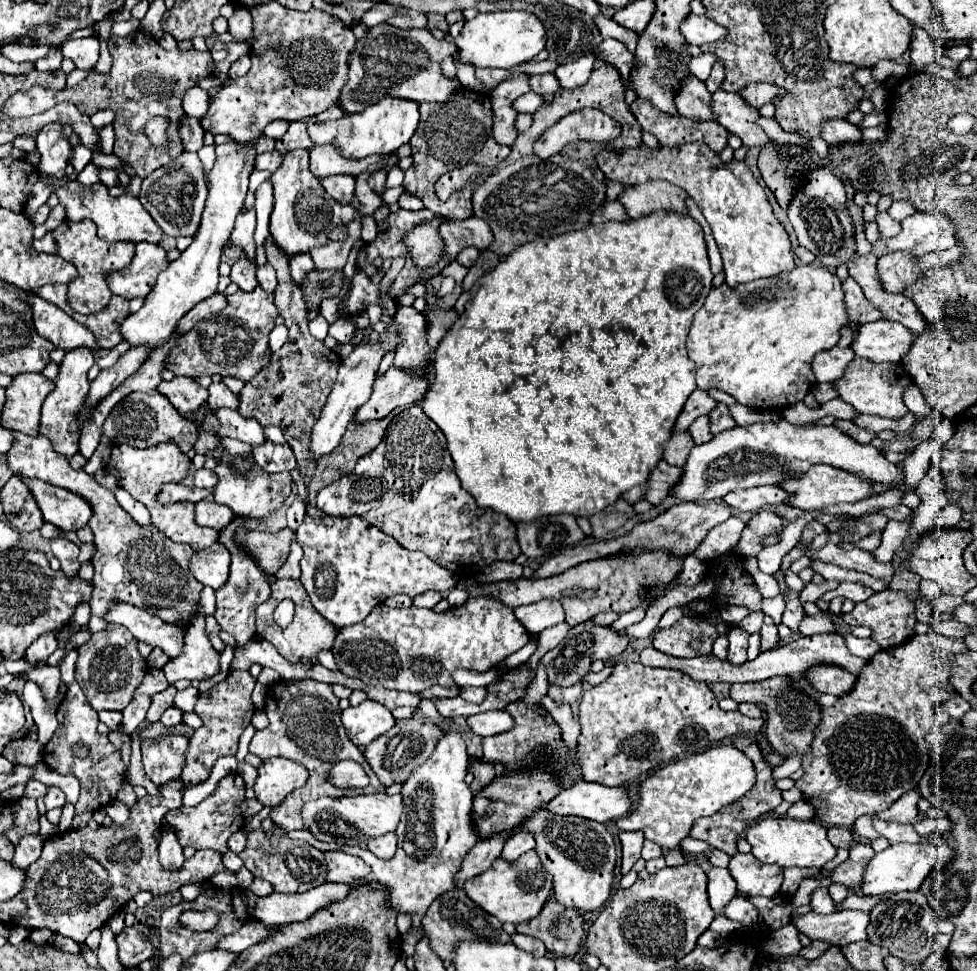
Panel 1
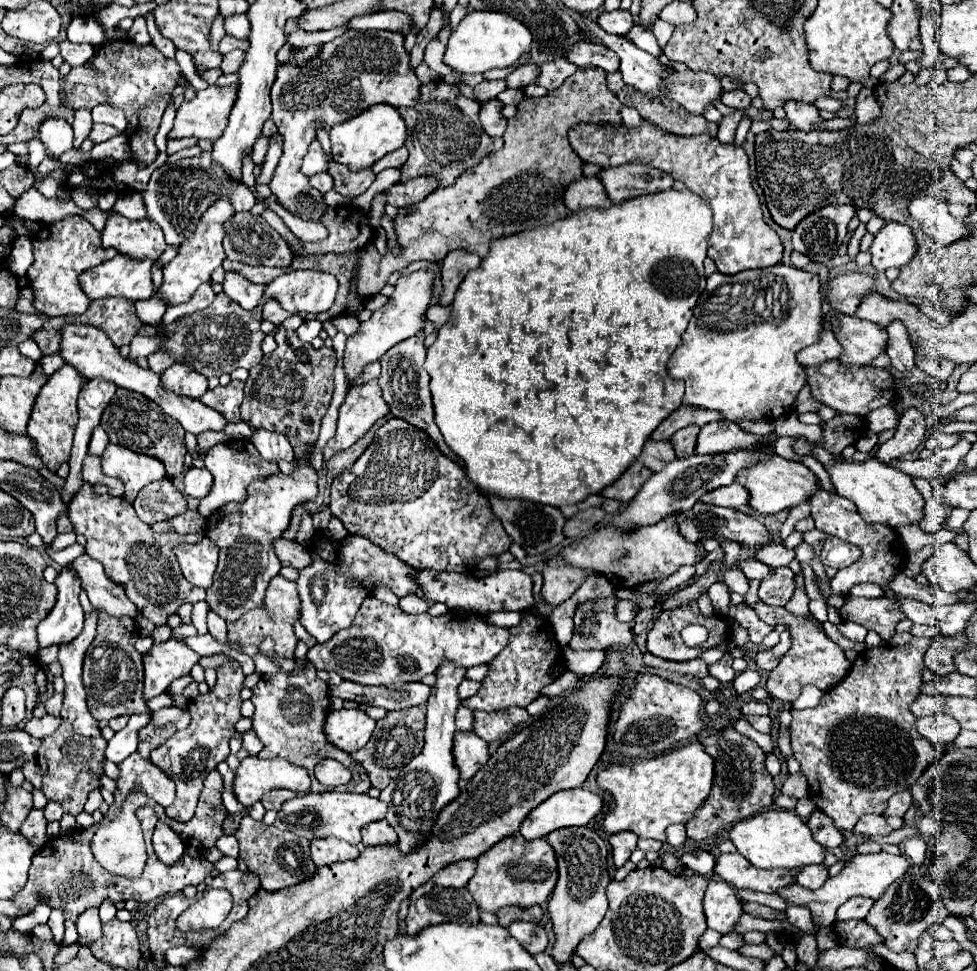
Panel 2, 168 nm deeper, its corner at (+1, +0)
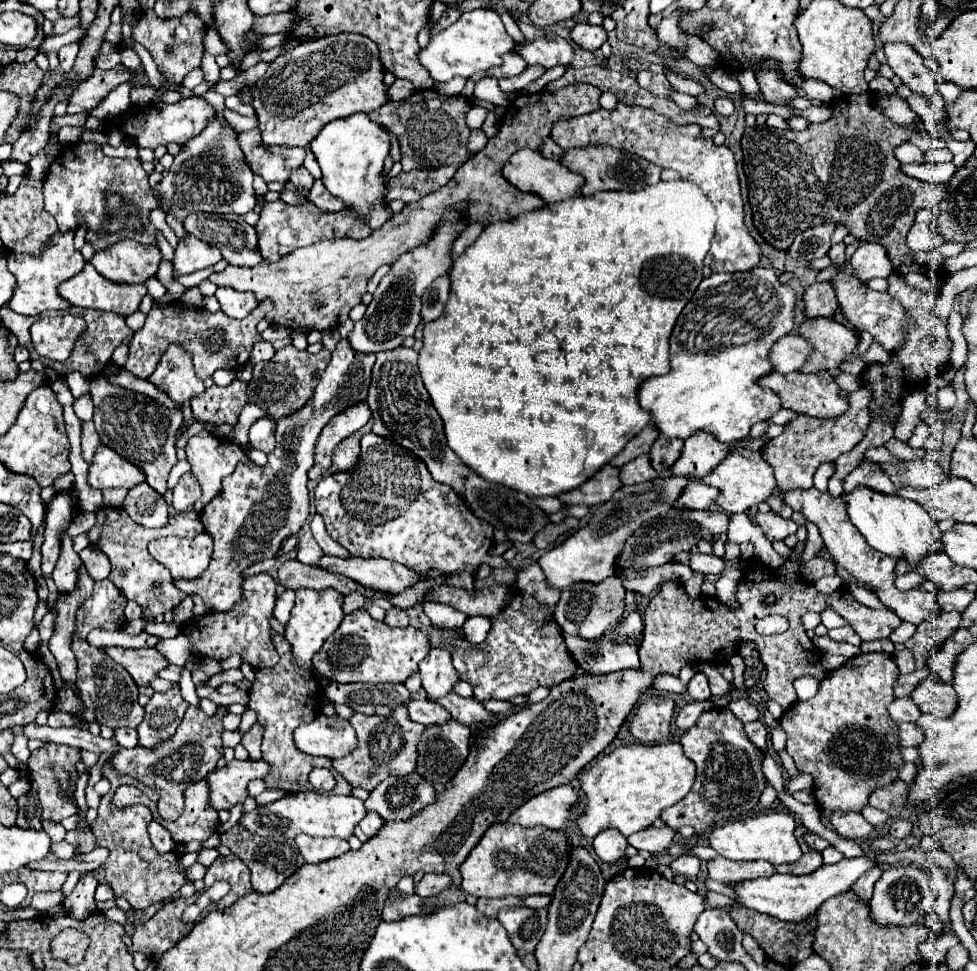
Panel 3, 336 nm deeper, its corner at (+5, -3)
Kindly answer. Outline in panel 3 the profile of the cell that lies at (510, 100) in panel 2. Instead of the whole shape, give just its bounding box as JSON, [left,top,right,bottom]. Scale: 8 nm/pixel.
[473,76,513,106]

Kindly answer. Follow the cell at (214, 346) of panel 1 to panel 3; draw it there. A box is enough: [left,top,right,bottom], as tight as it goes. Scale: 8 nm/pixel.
[123,302,269,380]

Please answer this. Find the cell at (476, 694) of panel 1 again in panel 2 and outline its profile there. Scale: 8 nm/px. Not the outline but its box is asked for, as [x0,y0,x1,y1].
[457,681,479,699]

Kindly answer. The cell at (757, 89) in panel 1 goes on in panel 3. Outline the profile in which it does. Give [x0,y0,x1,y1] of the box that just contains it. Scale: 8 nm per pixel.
[715,98,735,116]

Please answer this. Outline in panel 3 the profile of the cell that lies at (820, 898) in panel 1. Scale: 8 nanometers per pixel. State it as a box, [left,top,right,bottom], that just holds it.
[775,850,823,874]

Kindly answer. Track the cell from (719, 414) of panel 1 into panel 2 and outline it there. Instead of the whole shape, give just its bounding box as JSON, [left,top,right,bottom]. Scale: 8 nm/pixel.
[695,421,769,455]

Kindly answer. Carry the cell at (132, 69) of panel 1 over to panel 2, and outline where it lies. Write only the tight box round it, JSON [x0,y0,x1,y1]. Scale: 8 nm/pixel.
[65,39,183,167]

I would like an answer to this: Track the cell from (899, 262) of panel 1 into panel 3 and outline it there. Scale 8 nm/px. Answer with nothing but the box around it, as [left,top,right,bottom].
[803,282,839,318]

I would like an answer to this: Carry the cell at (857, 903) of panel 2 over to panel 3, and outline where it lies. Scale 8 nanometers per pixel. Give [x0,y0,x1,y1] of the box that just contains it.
[853,864,883,900]

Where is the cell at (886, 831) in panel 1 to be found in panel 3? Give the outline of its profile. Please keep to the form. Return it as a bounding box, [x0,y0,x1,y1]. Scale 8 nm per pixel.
[829,812,873,840]

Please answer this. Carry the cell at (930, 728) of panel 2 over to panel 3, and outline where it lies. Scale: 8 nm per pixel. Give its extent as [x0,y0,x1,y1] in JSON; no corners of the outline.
[899,724,921,746]

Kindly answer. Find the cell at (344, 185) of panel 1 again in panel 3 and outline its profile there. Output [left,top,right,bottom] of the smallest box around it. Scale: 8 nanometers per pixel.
[289,166,313,188]

